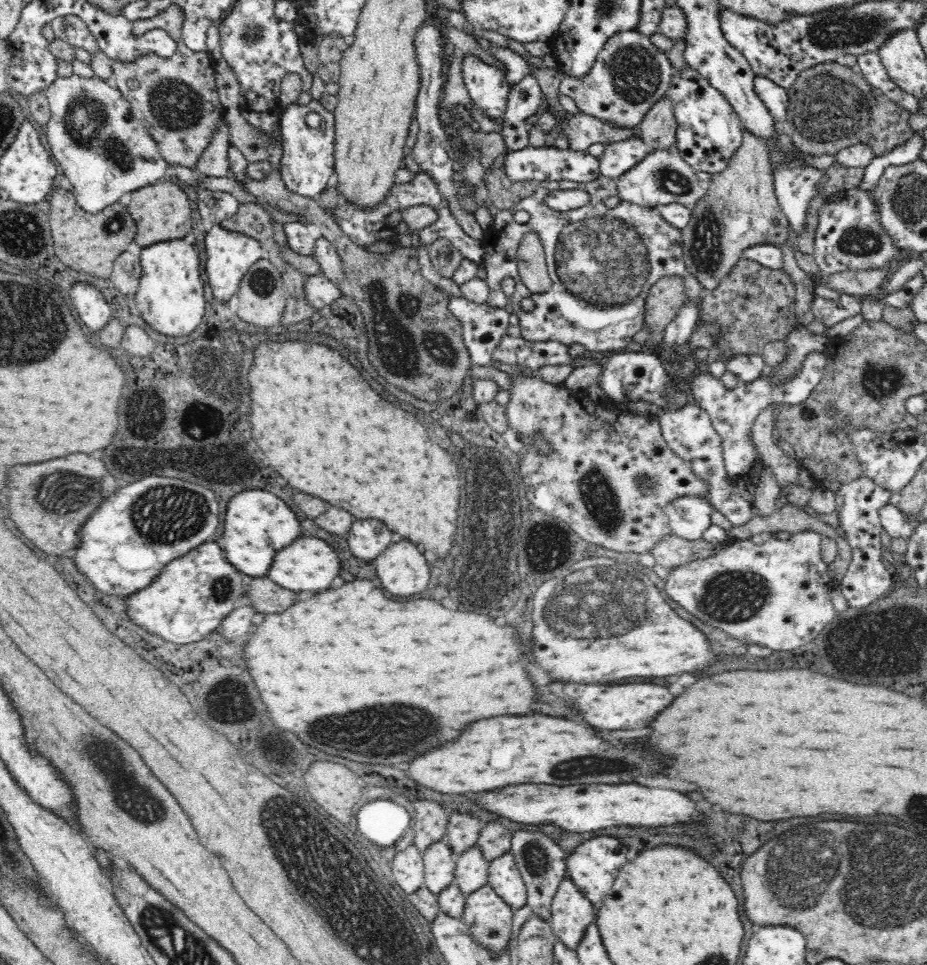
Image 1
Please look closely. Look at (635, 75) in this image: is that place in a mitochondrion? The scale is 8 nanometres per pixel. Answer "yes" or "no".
yes

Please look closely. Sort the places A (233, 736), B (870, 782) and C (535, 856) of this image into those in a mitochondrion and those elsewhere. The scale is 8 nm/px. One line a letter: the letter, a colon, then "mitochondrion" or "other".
A: other
B: other
C: mitochondrion

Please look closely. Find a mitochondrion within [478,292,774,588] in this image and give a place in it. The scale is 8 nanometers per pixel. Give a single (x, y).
(599, 500)

